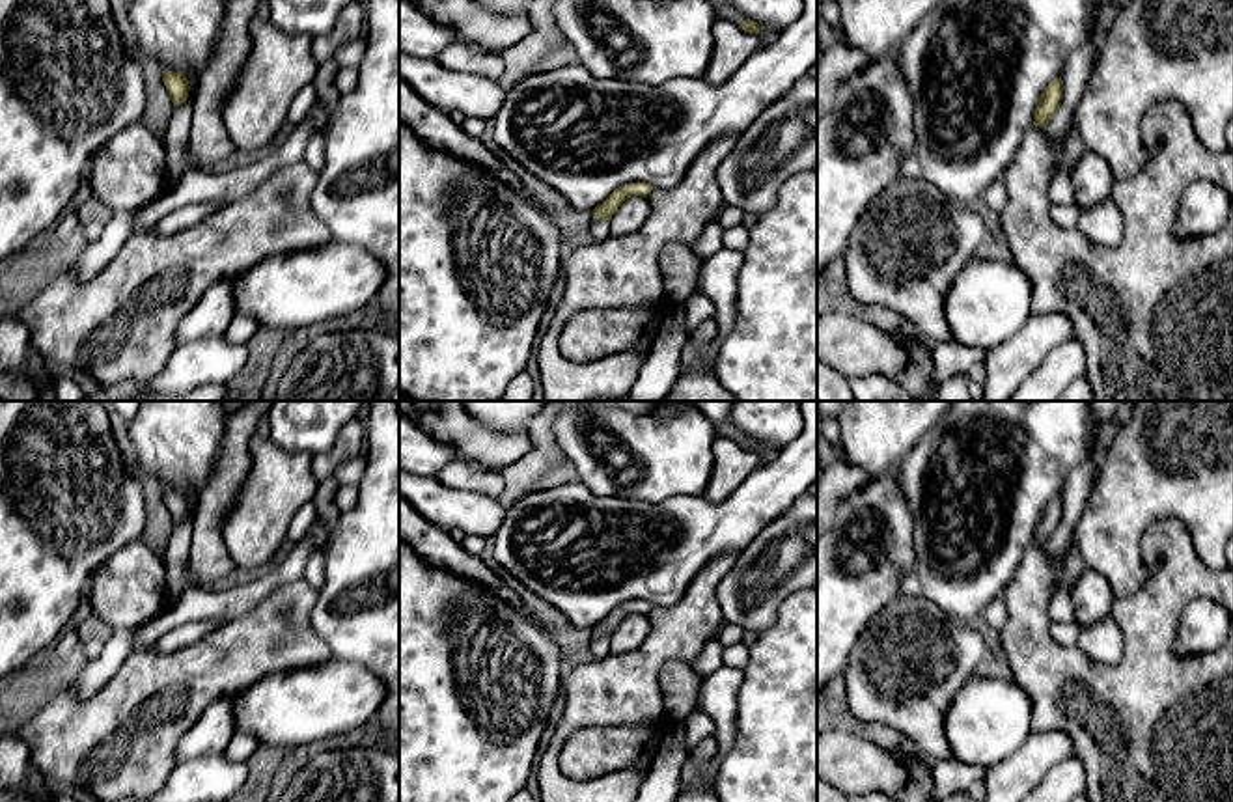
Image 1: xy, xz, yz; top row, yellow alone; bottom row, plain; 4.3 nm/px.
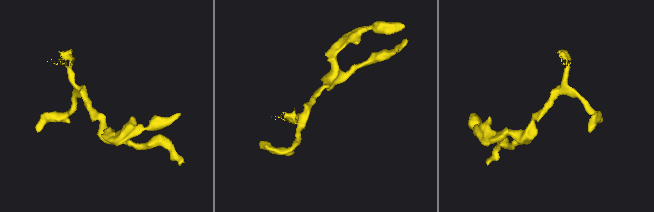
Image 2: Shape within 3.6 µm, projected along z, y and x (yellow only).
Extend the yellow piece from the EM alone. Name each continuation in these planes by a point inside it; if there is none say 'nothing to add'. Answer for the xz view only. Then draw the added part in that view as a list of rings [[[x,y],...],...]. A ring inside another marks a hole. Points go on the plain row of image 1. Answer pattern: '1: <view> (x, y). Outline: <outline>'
nothing to add

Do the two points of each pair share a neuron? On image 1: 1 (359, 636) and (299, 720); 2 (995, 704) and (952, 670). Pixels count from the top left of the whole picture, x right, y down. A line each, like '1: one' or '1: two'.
1: two
2: two

